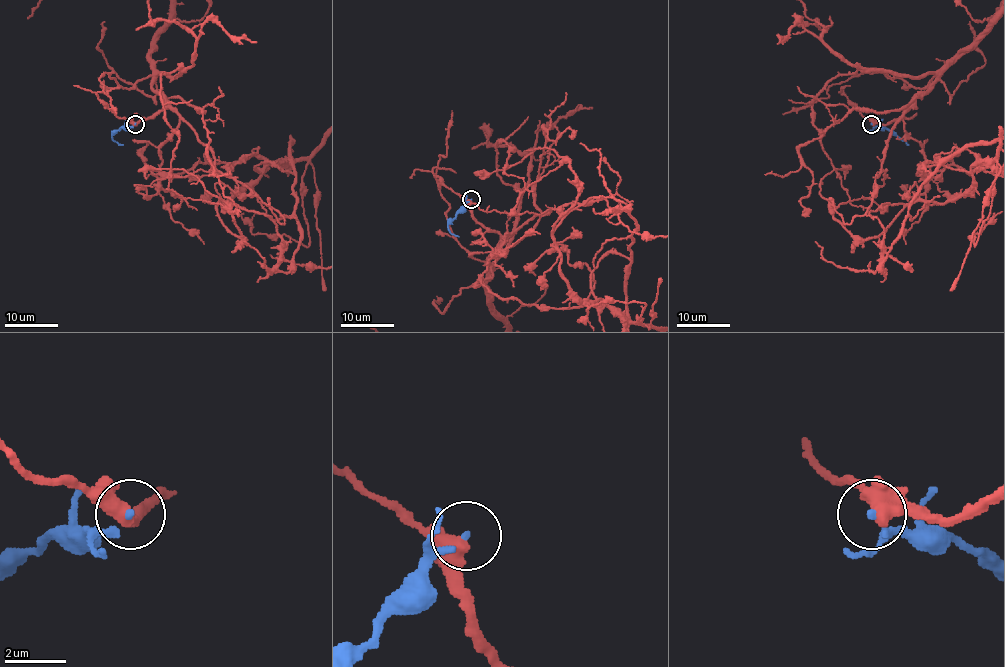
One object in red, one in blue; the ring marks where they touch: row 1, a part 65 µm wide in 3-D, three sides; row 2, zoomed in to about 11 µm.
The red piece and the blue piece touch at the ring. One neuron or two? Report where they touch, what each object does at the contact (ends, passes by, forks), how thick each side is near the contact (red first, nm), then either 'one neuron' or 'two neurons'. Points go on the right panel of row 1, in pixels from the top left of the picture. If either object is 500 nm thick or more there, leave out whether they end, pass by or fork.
place (871, 124); calibres 600 and 170 nm; two neurons

